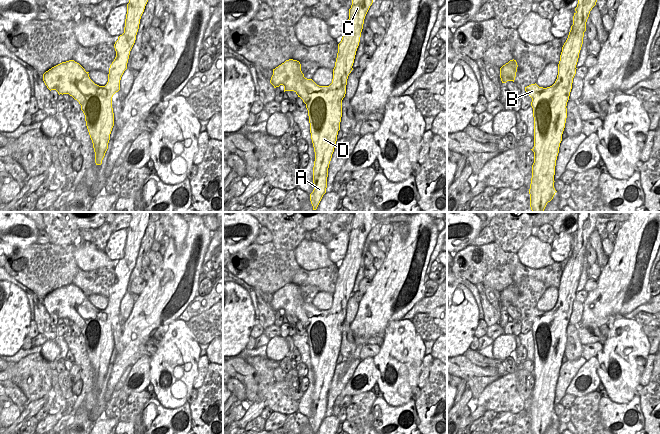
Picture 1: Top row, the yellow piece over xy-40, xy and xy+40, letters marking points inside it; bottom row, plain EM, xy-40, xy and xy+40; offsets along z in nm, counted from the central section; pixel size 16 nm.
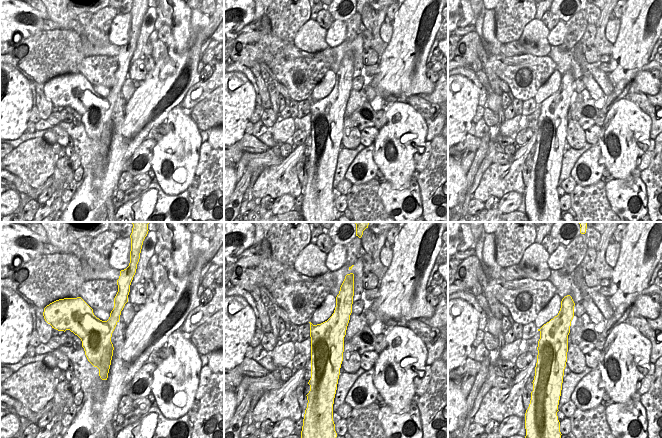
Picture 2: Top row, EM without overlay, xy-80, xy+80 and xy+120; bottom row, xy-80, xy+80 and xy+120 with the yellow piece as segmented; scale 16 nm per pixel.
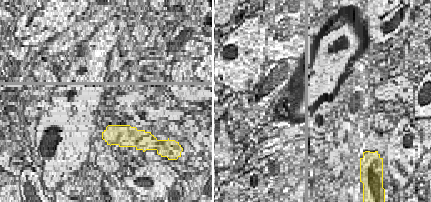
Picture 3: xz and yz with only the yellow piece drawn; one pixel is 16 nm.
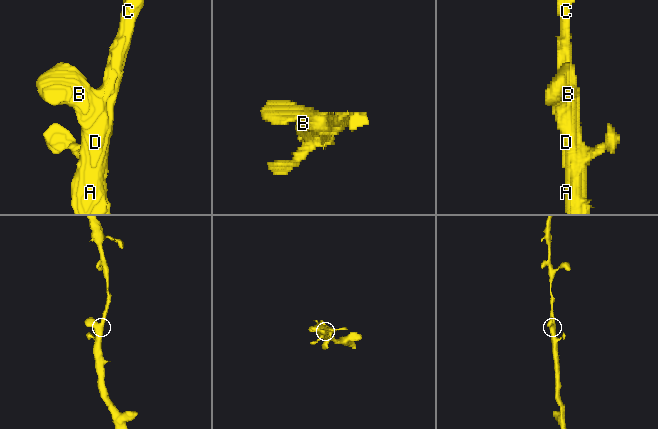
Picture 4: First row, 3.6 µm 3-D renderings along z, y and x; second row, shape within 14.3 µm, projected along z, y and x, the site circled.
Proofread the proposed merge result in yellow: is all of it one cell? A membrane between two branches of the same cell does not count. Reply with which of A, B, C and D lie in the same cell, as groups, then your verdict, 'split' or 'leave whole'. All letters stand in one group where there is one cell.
A B C D | leave whole

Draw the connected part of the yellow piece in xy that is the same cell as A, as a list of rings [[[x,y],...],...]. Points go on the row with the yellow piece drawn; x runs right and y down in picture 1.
[[[352,0],[349,9],[347,29],[338,44],[338,53],[333,69],[333,79],[329,86],[319,86],[312,79],[307,79],[301,71],[301,64],[297,60],[289,59],[273,69],[270,83],[274,88],[284,86],[285,91],[294,91],[306,104],[308,110],[311,139],[315,152],[313,167],[314,190],[310,194],[313,210],[316,210],[323,195],[326,193],[328,168],[337,141],[338,131],[342,117],[342,100],[346,94],[347,79],[354,63],[357,48],[359,46],[361,32],[365,16],[372,5],[373,0]]]

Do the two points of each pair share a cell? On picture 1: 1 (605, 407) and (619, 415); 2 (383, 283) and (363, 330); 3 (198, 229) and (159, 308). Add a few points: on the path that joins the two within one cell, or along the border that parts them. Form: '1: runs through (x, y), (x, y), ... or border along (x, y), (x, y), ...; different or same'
1: runs through (608, 410), (616, 416); same
2: runs through (383, 295), (383, 302), (371, 318); same
3: runs through (190, 249), (185, 265), (171, 288); same

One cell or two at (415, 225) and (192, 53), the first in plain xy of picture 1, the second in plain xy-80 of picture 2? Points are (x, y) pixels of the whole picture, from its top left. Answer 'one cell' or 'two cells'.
one cell

